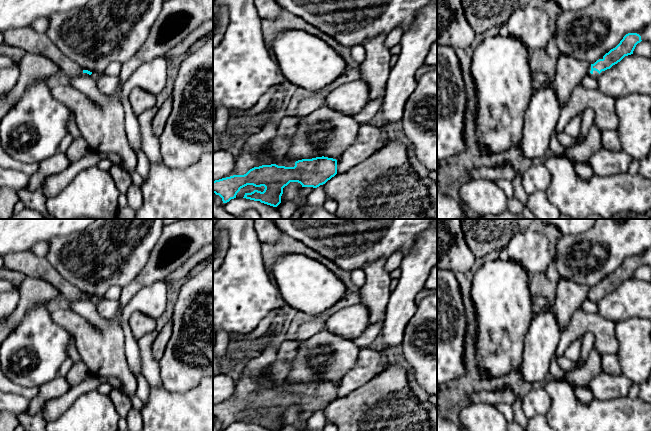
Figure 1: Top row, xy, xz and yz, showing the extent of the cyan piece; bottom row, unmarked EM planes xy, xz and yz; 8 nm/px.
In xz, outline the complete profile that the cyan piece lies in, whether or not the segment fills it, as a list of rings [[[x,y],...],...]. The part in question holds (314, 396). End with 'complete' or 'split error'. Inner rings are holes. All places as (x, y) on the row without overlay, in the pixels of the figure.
[[[269,343],[257,357],[248,361],[236,383],[235,398],[213,405],[213,417],[219,419],[223,427],[236,422],[241,412],[253,409],[264,410],[265,413],[263,416],[245,417],[243,422],[277,431],[281,427],[283,412],[290,406],[317,412],[337,398],[337,384],[333,382],[322,380],[299,384],[269,381],[267,372],[277,353],[277,348]]]; split error

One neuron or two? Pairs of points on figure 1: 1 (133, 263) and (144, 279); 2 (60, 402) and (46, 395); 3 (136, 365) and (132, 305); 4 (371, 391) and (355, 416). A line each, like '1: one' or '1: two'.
1: two
2: two
3: one
4: one

